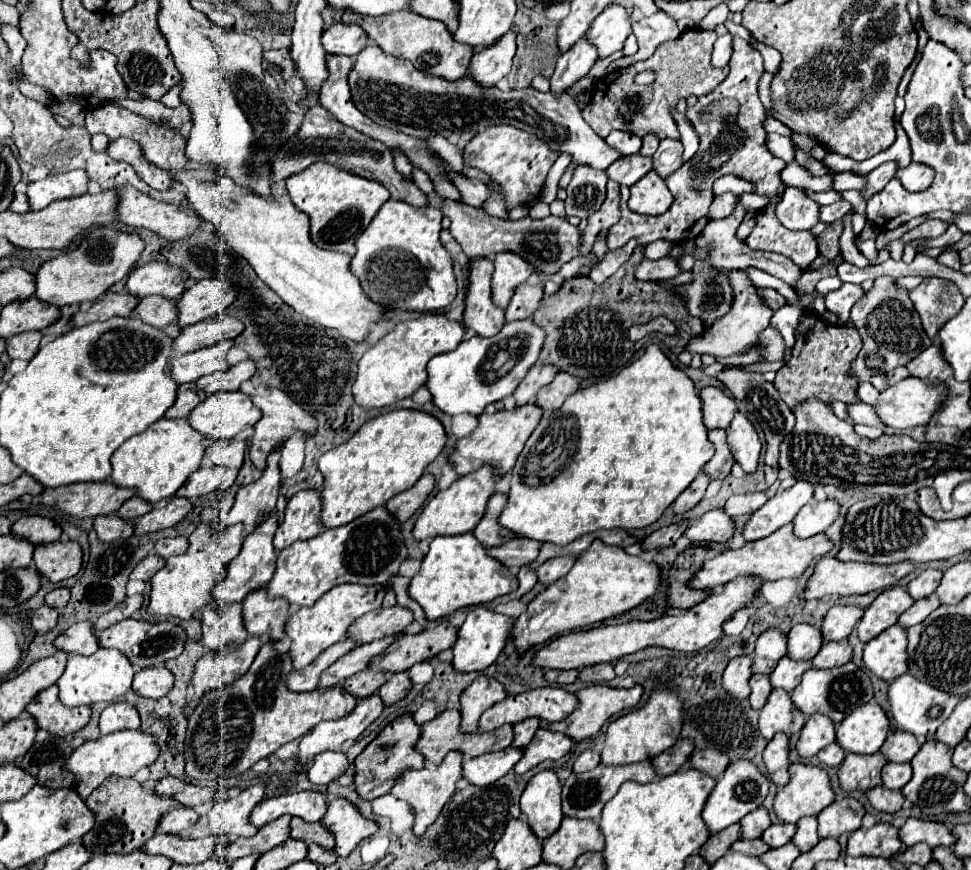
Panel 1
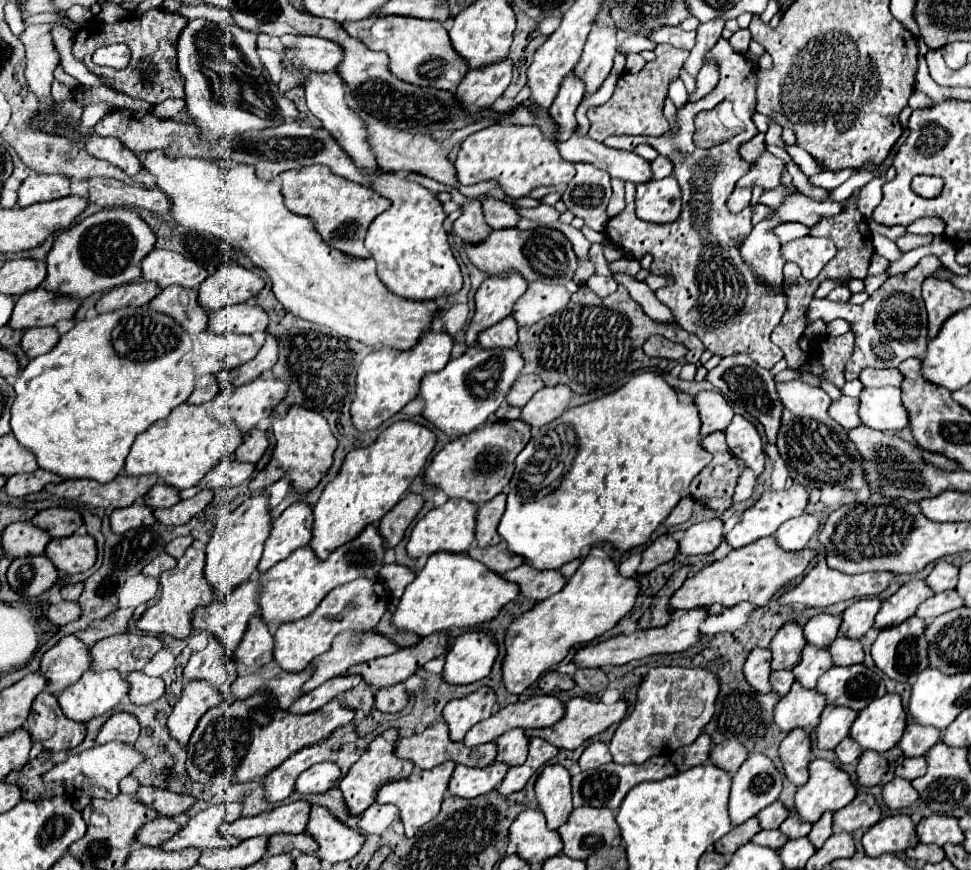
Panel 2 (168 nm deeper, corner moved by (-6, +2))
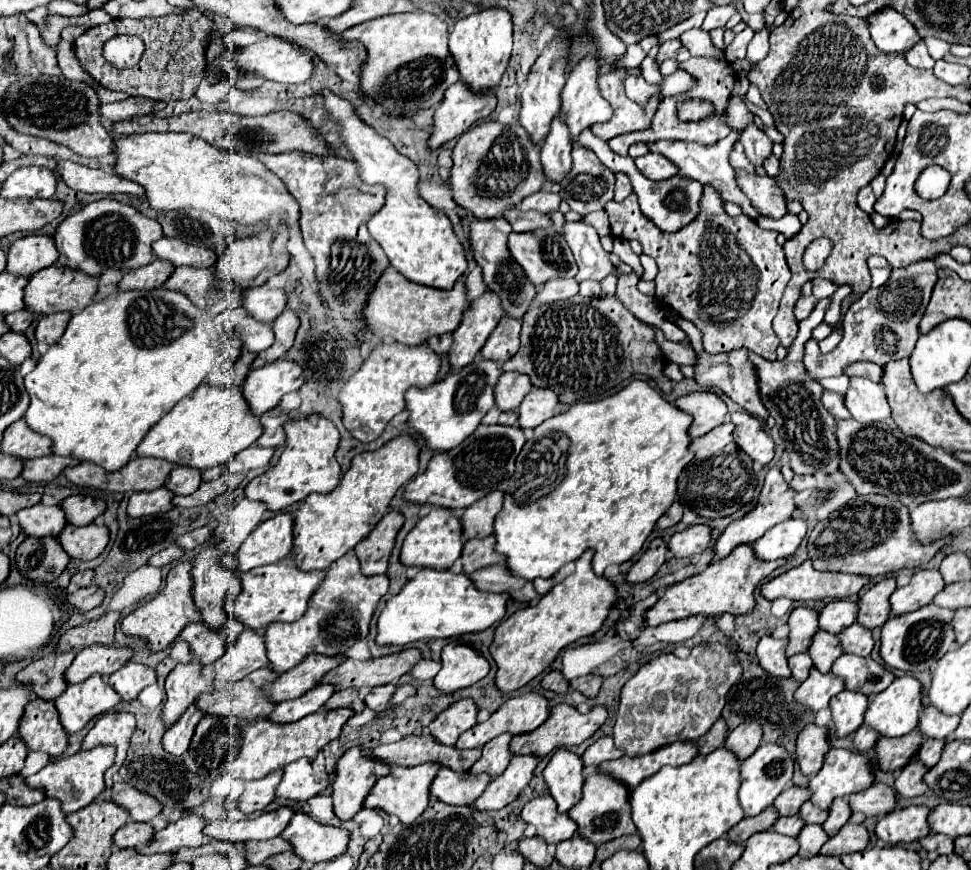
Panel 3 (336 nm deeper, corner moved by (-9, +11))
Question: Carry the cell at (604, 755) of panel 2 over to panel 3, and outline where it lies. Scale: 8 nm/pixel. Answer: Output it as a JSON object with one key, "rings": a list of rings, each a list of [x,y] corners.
{"rings":[[[604,736],[604,738],[596,740],[592,746],[588,746],[588,750],[582,756],[582,762],[584,762],[584,766],[594,766],[594,764],[600,764],[604,760],[614,760],[620,756],[622,756],[622,752],[614,746],[612,738]]]}

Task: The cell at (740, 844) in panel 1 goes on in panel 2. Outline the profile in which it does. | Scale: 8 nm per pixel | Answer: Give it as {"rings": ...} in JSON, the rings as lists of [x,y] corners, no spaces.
{"rings":[[[775,829],[775,831],[761,831],[751,841],[757,843],[757,845],[771,847],[771,849],[781,849],[787,843],[787,837],[779,829]]]}

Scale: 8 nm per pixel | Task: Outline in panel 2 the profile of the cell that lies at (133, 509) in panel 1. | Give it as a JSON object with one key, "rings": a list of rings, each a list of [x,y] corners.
{"rings":[[[157,483],[147,495],[145,495],[145,503],[153,509],[157,507],[173,507],[177,505],[181,499],[179,499],[179,489],[173,489],[171,485],[165,485],[165,483]]]}

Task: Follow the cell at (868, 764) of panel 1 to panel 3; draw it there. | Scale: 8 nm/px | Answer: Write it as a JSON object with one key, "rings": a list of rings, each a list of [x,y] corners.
{"rings":[[[912,730],[908,736],[900,738],[878,738],[874,750],[878,758],[878,768],[882,772],[896,772],[900,770],[920,748],[924,738],[920,732]]]}

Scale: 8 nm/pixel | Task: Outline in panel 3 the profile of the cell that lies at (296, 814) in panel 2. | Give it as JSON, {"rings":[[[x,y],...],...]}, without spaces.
{"rings":[[[282,806],[278,810],[272,812],[264,812],[256,818],[248,818],[248,820],[216,820],[216,822],[208,822],[204,832],[210,838],[216,840],[226,840],[230,844],[236,842],[246,842],[246,840],[268,840],[278,836],[288,822],[292,820],[294,810],[290,806]]]}

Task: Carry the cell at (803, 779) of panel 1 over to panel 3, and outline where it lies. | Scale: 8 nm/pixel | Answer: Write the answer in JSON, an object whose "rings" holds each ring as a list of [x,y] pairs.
{"rings":[[[832,748],[824,758],[822,770],[808,782],[808,790],[812,792],[810,802],[820,810],[828,810],[834,798],[866,790],[872,782],[874,778],[864,754]]]}

